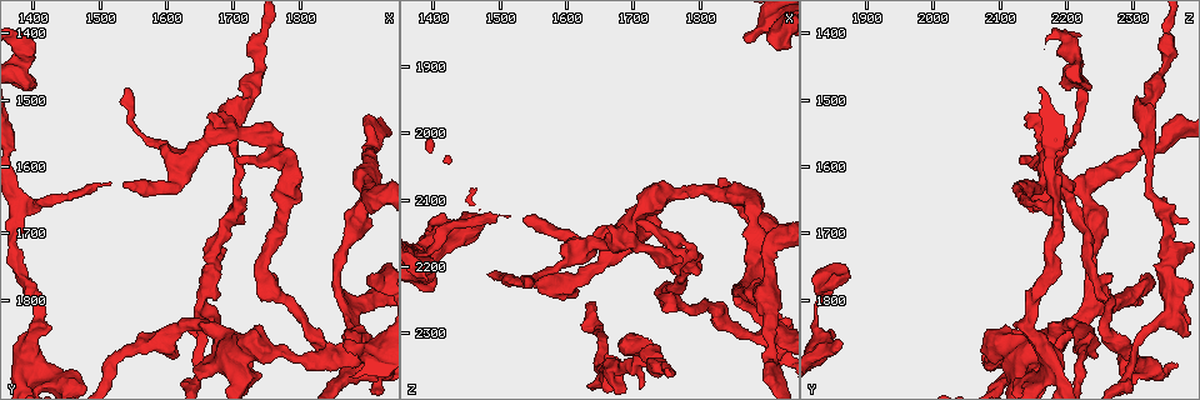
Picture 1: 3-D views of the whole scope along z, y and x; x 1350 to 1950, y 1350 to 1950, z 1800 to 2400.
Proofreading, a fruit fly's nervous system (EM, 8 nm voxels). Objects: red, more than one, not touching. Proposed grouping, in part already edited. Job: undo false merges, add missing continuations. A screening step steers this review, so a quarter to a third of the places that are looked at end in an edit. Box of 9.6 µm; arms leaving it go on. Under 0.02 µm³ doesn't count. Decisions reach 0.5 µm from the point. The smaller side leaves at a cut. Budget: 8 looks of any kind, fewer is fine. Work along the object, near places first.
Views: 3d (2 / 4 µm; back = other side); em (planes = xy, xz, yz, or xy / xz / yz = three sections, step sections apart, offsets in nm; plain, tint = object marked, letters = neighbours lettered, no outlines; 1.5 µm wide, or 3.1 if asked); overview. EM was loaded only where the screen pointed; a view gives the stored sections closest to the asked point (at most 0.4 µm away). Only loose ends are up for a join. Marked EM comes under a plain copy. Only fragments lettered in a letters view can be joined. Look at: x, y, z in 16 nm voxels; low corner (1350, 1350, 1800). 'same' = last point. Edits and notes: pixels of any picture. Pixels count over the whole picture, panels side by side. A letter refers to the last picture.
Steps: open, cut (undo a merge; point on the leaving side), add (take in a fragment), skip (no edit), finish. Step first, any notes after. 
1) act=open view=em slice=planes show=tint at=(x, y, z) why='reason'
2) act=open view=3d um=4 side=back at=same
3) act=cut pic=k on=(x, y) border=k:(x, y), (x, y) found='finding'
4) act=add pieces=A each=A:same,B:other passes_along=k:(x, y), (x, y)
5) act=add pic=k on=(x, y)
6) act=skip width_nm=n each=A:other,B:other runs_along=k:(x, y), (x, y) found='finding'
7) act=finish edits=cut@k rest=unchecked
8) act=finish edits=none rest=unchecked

act=open view=em slice=xz step=4 show=tint at=(1685, 1540, 2165) why='abrupt turn'

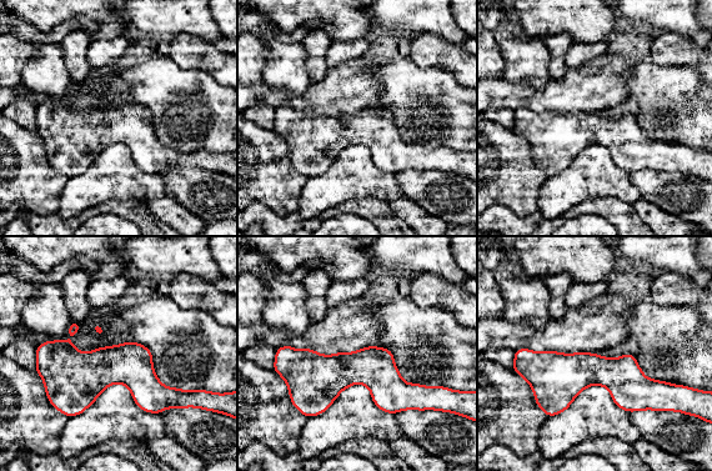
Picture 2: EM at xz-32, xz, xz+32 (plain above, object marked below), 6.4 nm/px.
act=open view=em slice=xz step=4 show=letters at=same why='see the neighbours'

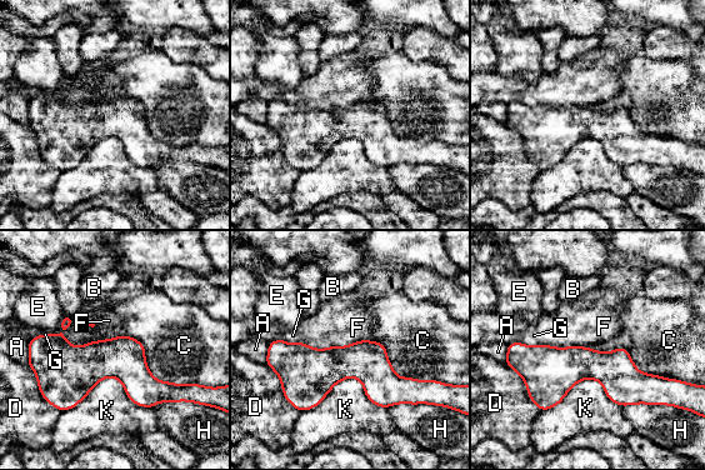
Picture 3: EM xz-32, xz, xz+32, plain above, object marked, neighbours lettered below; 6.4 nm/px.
act=skip each=A:other,B:other,C:other,D:other,E:other,F:other,G:other,H:other,K:other found='all the same neuron'

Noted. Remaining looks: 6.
act=open view=3d um=2 at=(1540, 1485, 2215) why='an open end'

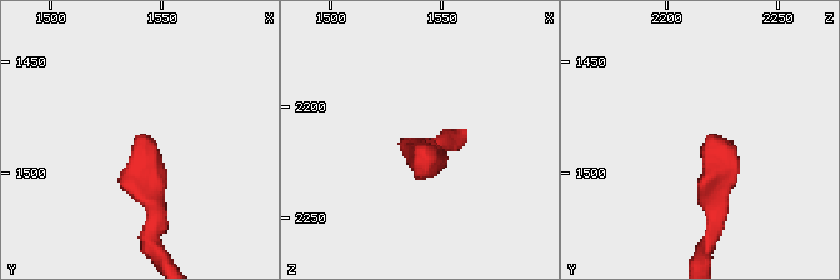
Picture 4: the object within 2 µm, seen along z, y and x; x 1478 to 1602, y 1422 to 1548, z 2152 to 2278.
act=open view=em slice=planes show=letters at=(1540, 1484, 2218) why='need the tissue'

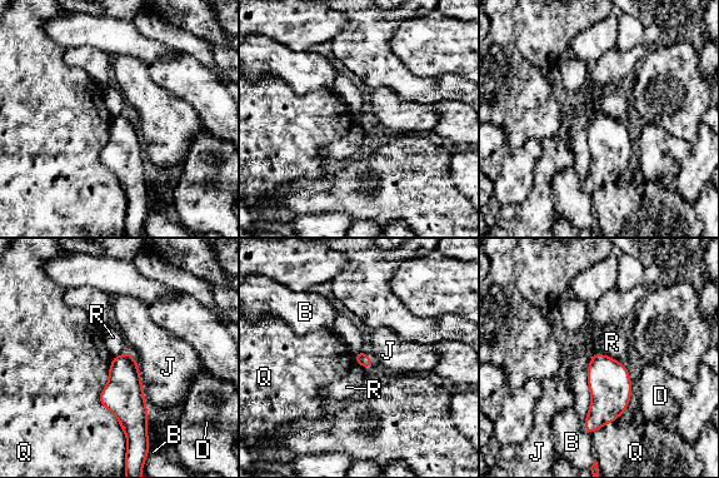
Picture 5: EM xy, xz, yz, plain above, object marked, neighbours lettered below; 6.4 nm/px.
act=skip width_nm=80 each=B:other,D:other,J:other,Q:other,R:other border=5:(595, 352), (609, 355), (625, 367) found='no lettered fragment goes on from it'

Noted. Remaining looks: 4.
act=open view=em slice=yz step=8 show=letters at=(1535, 1625, 2130)

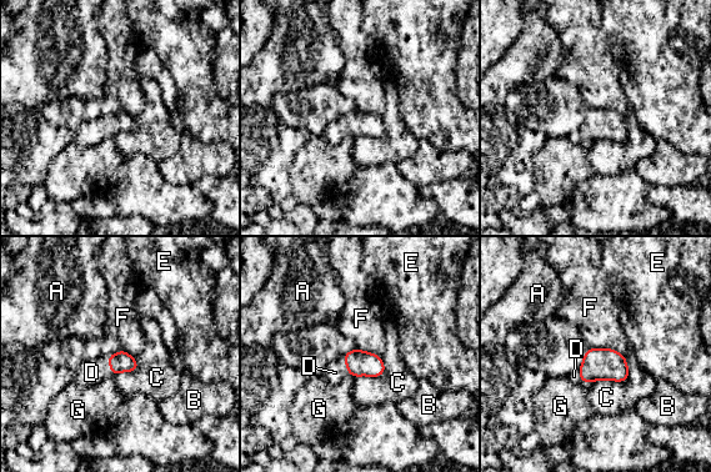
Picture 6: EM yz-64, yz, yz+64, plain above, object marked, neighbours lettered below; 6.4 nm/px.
act=add pieces=D width_nm=140 each=A:other,B:other,C:other,D:same,E:other,F:other,G:other passes_along=6:(121, 361), (109, 365), (91, 372) found='the neuron continues'

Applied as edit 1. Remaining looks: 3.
act=finish edits=add@6 rest=unchecked

